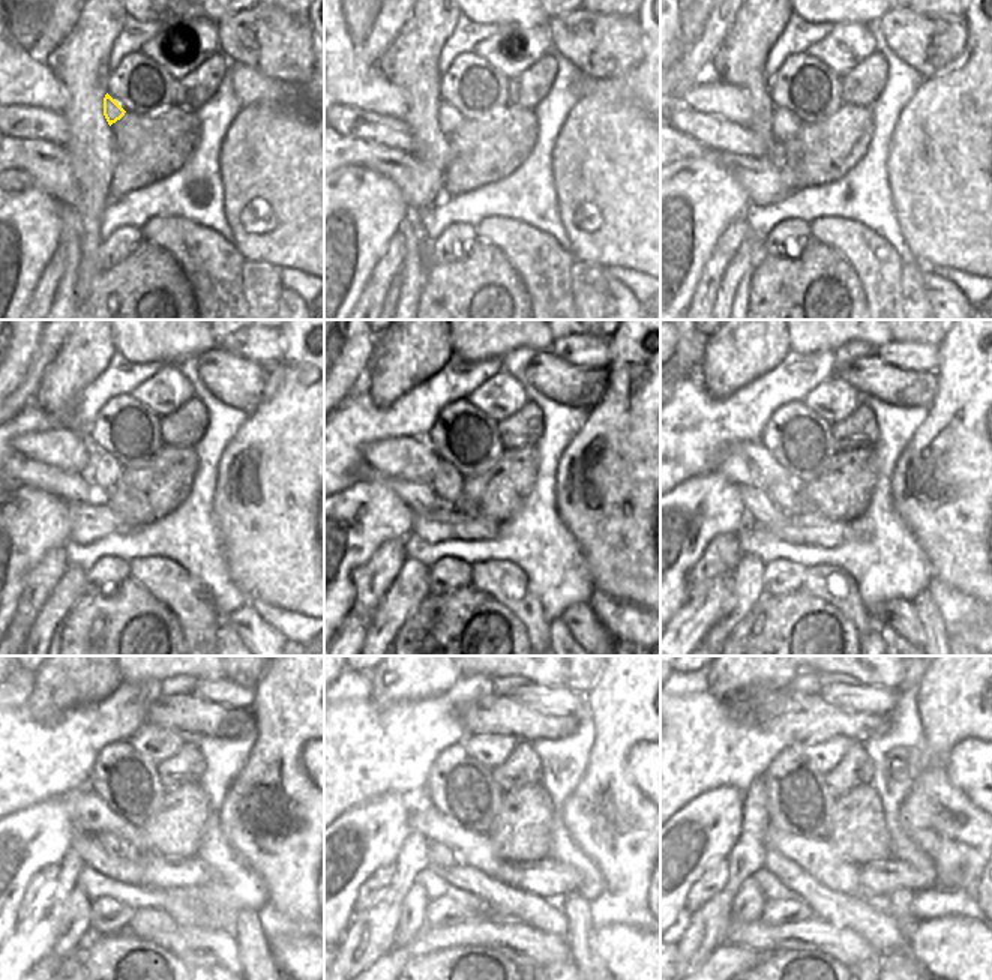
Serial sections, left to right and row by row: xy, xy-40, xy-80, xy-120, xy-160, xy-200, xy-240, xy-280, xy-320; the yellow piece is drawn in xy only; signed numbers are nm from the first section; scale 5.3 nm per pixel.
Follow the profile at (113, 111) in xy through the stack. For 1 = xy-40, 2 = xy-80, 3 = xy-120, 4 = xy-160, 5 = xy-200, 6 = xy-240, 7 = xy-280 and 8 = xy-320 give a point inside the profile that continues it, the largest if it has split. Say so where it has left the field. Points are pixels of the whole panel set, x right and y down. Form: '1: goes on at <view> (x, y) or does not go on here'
1: goes on at xy-40 (449, 119)
2: goes on at xy-80 (784, 123)
3: goes on at xy-120 (104, 471)
4: goes on at xy-160 (447, 482)
5: goes on at xy-200 (784, 493)
6: goes on at xy-240 (113, 844)
7: goes on at xy-280 (440, 856)
8: goes on at xy-320 (782, 868)

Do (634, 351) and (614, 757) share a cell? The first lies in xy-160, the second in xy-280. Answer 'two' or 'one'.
one

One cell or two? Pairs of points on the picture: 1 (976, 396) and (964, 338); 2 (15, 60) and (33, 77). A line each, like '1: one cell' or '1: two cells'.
1: one cell
2: one cell

